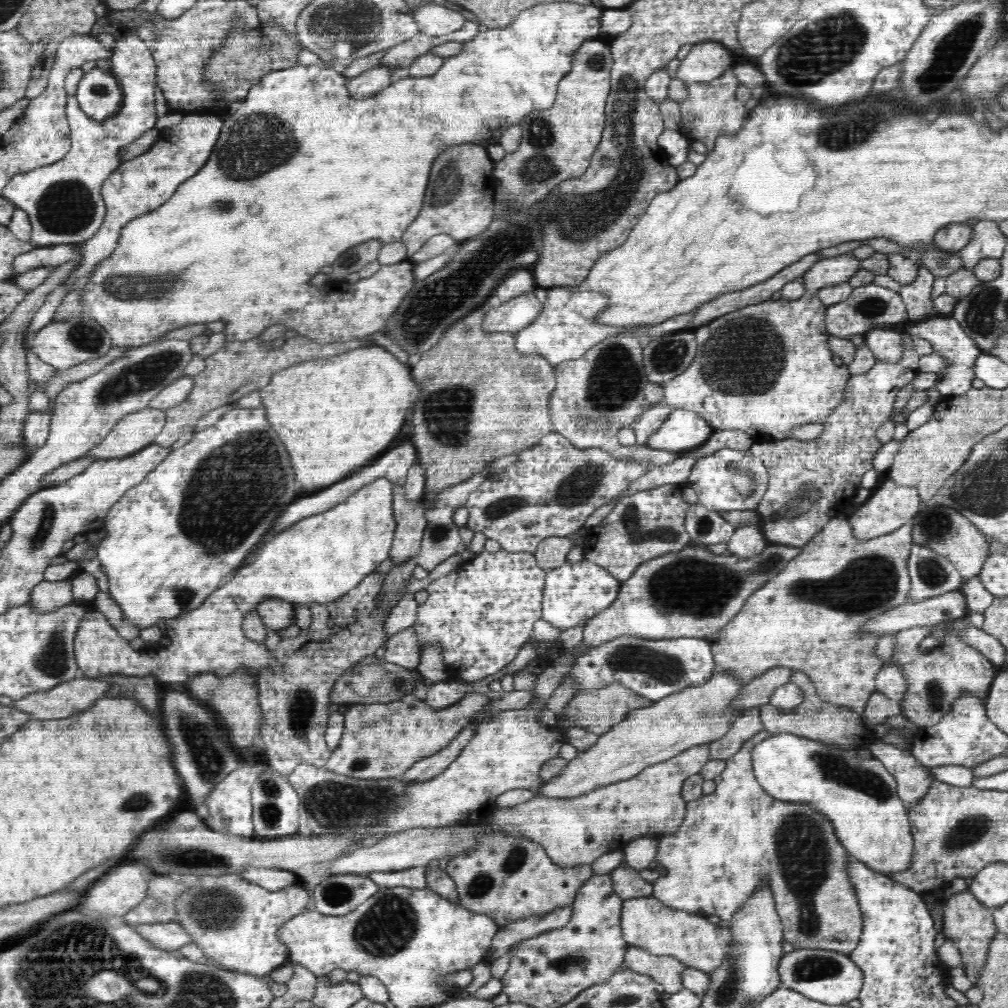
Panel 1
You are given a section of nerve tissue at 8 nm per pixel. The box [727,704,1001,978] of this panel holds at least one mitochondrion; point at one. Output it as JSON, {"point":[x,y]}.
{"point":[804,855]}

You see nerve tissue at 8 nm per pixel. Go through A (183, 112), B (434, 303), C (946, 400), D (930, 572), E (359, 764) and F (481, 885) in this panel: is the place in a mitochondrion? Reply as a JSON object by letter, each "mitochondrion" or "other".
{"A":"other","B":"mitochondrion","C":"other","D":"mitochondrion","E":"mitochondrion","F":"mitochondrion"}

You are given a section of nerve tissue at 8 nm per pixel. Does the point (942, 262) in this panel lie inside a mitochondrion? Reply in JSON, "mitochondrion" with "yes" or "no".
{"mitochondrion":"yes"}

